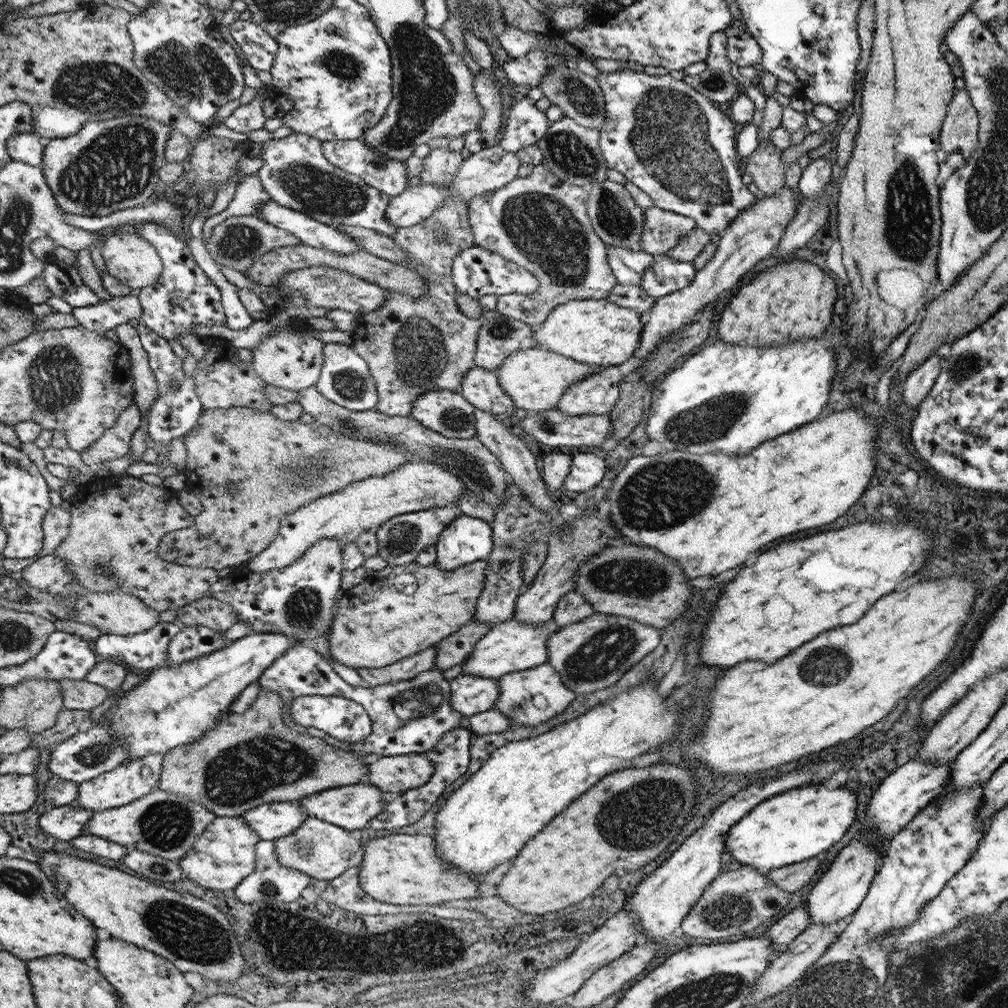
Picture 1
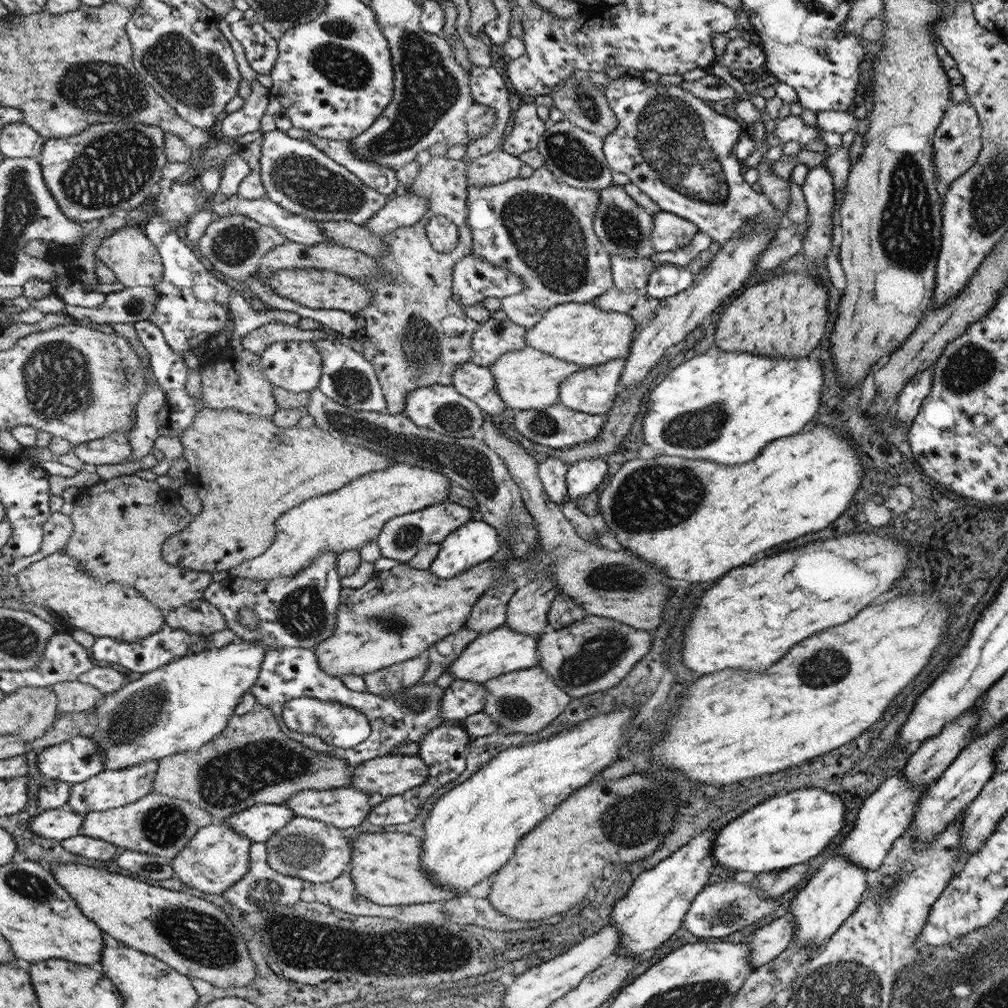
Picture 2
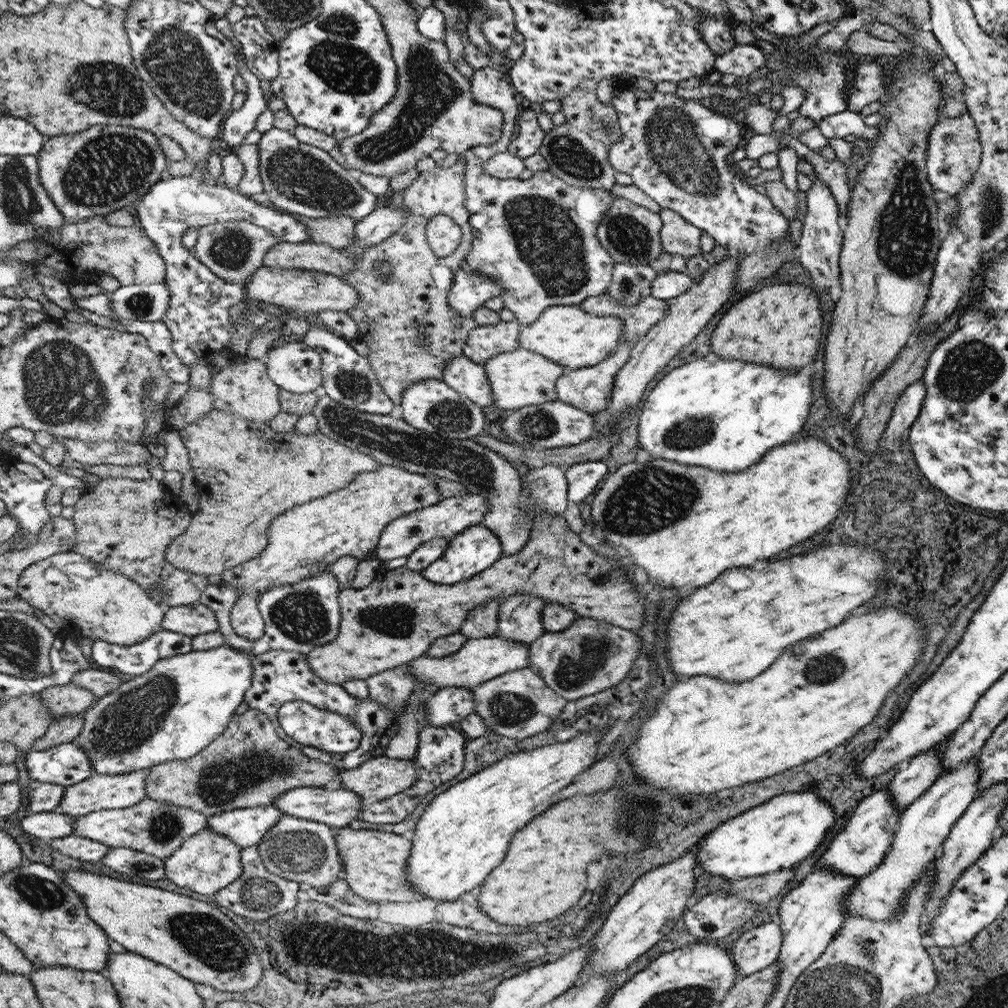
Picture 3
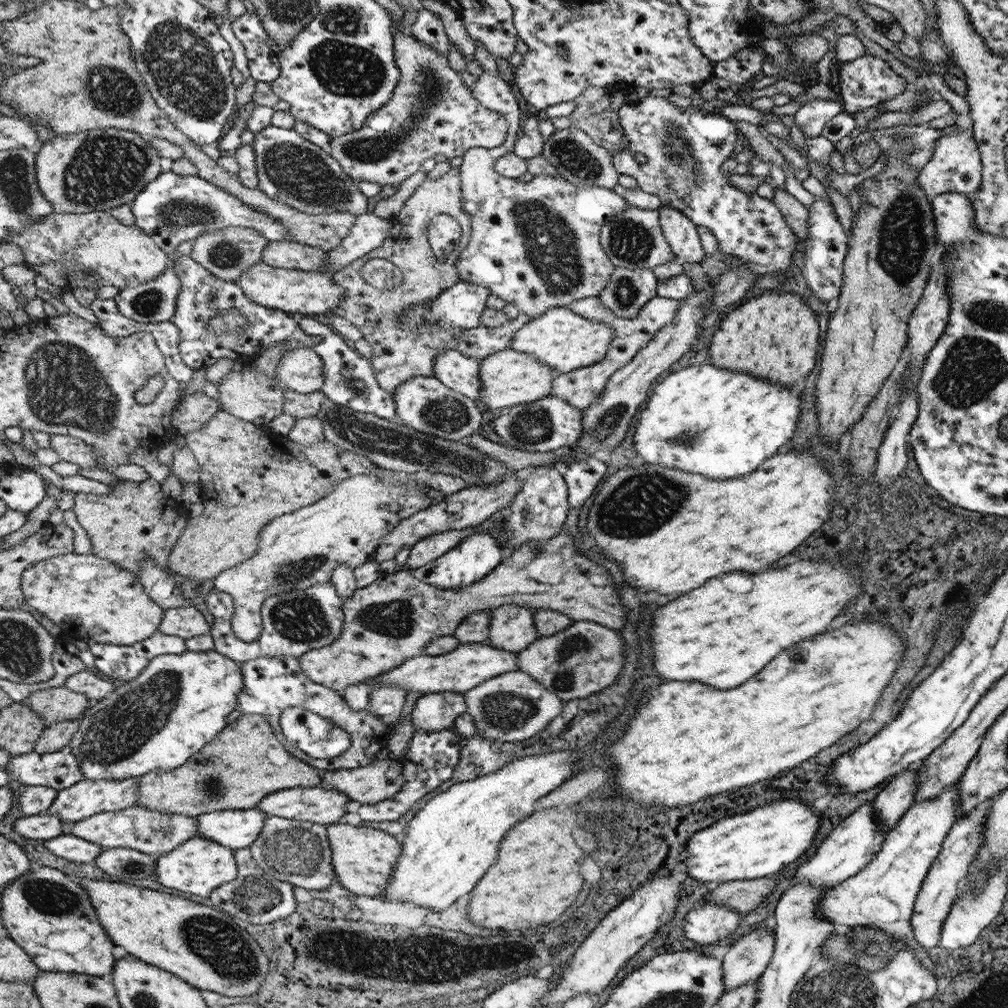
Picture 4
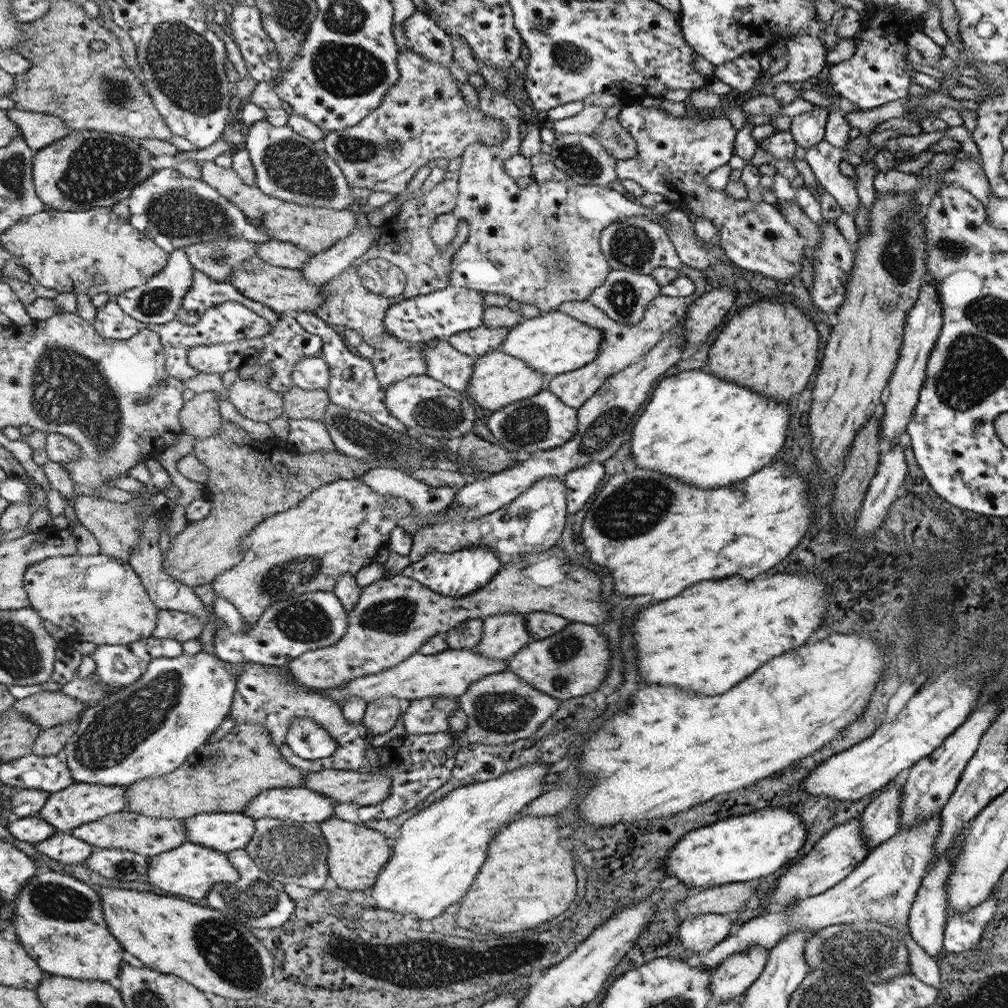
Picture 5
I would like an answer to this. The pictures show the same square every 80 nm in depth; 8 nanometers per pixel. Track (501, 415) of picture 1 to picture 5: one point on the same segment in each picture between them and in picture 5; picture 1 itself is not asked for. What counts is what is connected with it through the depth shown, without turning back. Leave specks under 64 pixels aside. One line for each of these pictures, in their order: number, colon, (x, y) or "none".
2: (476, 382)
3: (470, 379)
4: (461, 373)
5: (446, 364)

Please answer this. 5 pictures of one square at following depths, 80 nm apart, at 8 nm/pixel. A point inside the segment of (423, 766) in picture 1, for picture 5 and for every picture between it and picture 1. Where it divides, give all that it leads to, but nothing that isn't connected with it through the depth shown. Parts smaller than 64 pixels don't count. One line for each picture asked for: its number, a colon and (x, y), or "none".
2: (390, 775)
3: (381, 778)
4: (379, 781)
5: (363, 788)

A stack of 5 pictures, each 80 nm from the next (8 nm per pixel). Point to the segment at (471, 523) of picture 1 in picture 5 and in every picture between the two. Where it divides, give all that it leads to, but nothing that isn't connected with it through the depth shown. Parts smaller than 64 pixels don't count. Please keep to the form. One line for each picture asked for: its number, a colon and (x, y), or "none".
2: (475, 542)
3: (475, 549)
4: (479, 554)
5: (455, 574)

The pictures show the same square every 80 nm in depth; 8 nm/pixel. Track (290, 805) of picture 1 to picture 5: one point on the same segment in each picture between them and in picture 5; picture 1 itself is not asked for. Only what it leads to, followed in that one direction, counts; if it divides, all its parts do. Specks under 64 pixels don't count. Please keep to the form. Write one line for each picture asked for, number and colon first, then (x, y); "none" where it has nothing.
2: (258, 823)
3: (246, 827)
4: (238, 829)
5: (224, 832)

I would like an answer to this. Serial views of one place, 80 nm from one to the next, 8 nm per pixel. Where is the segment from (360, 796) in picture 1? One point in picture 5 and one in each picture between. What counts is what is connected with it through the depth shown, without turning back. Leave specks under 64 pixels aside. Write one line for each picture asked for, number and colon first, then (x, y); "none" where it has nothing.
2: (345, 807)
3: (337, 808)
4: (326, 807)
5: (300, 804)

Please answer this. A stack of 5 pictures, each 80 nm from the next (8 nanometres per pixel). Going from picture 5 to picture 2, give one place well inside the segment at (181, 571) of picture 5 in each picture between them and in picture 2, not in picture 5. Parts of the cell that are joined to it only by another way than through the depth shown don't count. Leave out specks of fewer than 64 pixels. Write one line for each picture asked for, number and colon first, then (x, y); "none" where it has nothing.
2: (249, 471)
3: (247, 474)
4: (249, 475)

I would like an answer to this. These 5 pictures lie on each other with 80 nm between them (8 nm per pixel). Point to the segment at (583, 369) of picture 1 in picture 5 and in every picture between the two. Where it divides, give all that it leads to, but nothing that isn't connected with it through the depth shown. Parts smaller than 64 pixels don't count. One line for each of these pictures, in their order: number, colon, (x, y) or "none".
2: (527, 379)
3: (520, 378)
4: (510, 378)
5: (499, 379)

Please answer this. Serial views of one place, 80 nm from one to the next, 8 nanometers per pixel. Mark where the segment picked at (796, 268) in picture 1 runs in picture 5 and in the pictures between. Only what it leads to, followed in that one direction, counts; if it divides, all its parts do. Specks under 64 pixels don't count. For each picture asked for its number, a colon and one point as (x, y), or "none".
2: (786, 316)
3: (779, 325)
4: (774, 336)
5: (772, 348)

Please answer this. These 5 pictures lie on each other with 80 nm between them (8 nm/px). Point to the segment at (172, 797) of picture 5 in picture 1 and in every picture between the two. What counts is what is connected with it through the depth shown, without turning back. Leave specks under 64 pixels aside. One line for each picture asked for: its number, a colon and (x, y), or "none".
1: (251, 758)
2: (252, 762)
3: (248, 766)
4: (244, 763)

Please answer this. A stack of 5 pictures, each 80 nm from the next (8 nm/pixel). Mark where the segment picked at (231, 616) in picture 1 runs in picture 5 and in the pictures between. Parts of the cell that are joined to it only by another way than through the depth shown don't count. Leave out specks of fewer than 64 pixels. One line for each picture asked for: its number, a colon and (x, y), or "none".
2: (198, 617)
3: (196, 618)
4: (186, 621)
5: (181, 626)

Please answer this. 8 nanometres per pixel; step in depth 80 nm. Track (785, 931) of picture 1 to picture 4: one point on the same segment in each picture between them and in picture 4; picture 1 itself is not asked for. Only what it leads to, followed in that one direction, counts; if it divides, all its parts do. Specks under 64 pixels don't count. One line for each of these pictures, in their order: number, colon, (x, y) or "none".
2: (768, 942)
3: (757, 948)
4: (747, 958)

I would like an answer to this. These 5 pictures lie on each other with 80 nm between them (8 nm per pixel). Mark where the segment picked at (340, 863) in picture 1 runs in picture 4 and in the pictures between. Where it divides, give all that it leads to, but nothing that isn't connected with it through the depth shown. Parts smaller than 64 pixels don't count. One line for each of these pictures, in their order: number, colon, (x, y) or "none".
2: (310, 849)
3: (306, 851)
4: (299, 852)

